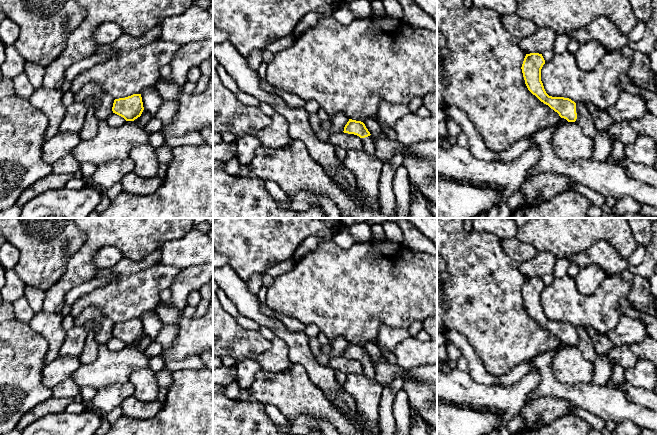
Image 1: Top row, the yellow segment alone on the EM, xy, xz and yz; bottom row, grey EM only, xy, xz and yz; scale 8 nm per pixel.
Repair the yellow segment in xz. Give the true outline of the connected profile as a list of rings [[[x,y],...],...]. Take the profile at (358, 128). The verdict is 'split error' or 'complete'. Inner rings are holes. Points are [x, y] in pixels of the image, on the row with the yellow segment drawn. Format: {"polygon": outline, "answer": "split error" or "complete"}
{"polygon": [[[349,119],[343,132],[359,136],[363,140],[363,150],[367,155],[372,155],[375,152],[372,136],[363,122]]], "answer": "split error"}

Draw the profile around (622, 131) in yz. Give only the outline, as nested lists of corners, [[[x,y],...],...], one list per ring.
[[[628,121],[614,122],[608,129],[616,141],[628,145],[633,143],[640,135],[635,129],[633,129]]]

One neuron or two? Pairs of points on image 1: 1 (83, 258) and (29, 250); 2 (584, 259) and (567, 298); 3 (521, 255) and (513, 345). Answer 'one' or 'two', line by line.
1: two
2: two
3: two

